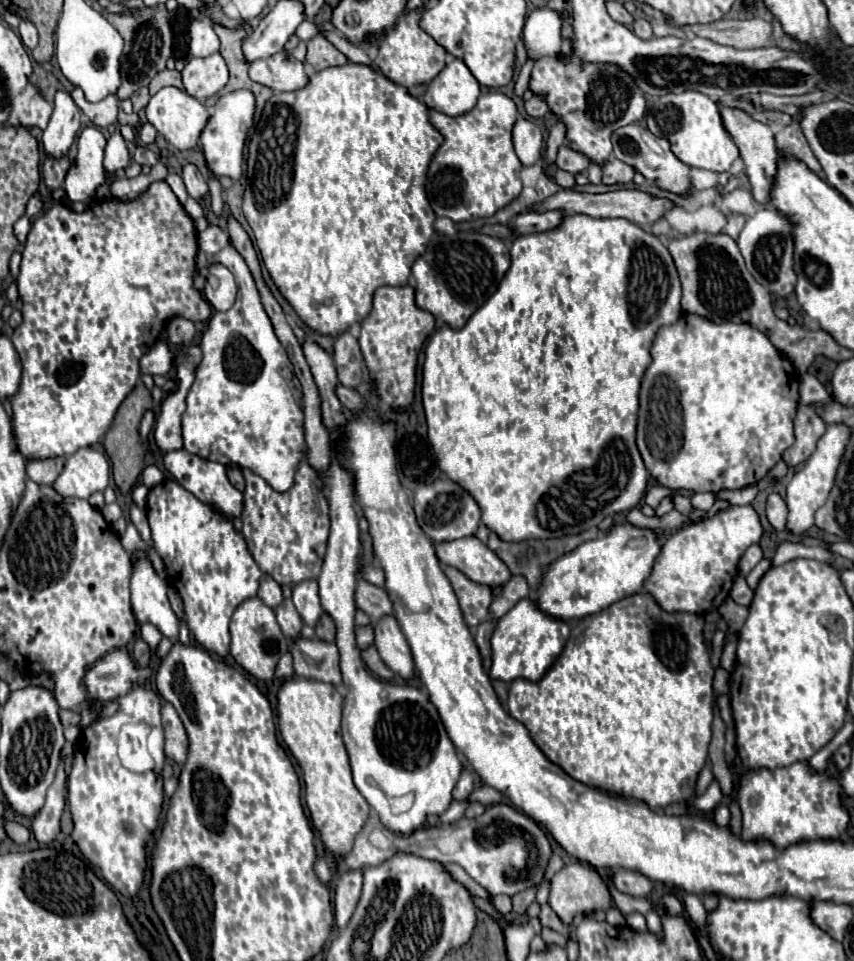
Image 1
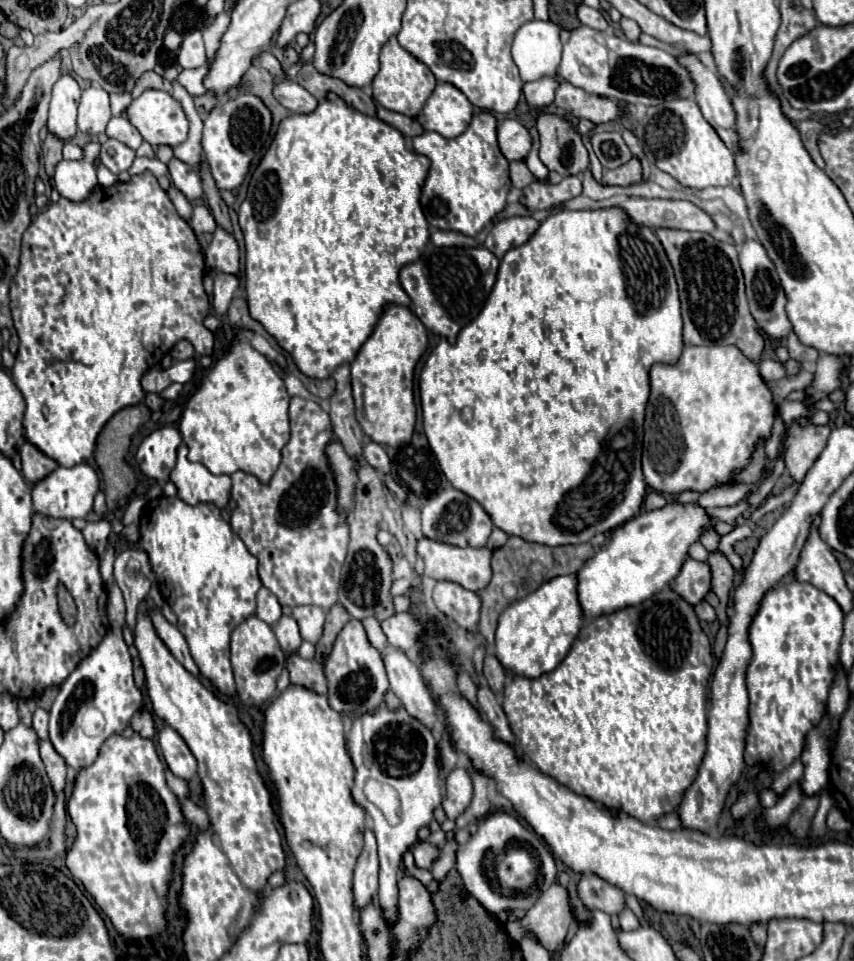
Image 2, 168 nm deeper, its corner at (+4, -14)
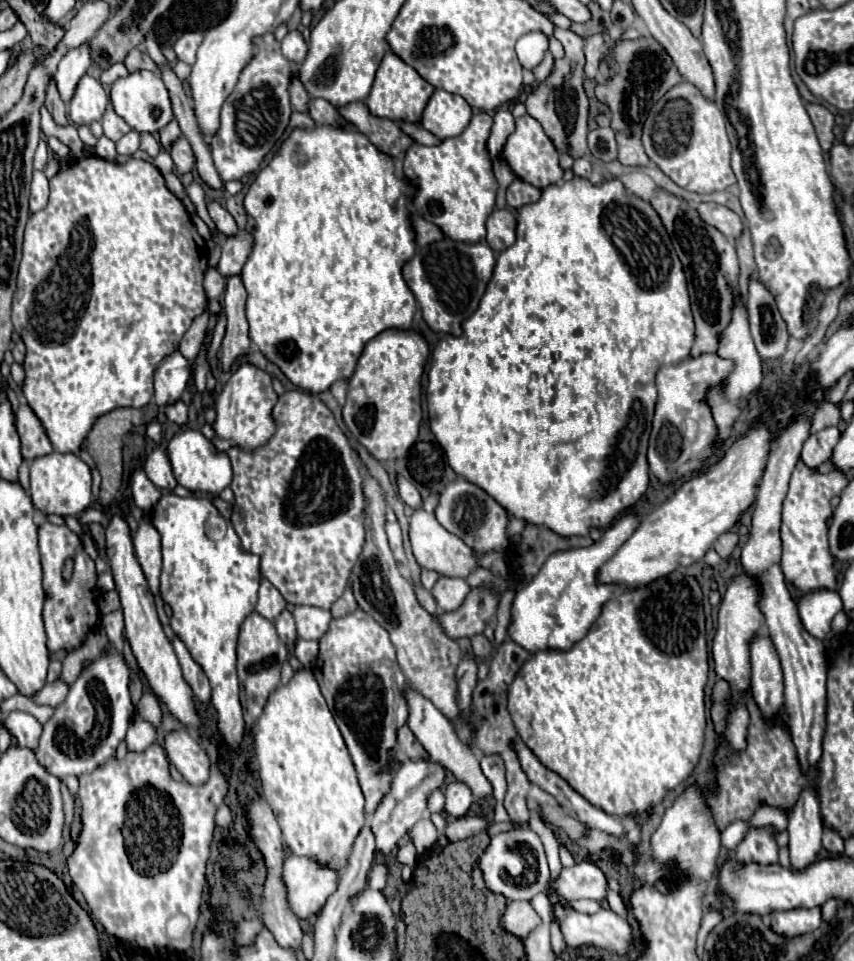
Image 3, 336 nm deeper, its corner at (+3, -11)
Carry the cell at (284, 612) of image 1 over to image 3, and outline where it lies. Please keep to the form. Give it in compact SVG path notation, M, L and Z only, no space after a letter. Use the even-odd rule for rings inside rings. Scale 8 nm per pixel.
M283 610L277 620L275 620L275 628L277 634L281 638L281 642L285 642L287 646L293 646L297 642L297 630L295 630L295 620L293 614L289 610Z

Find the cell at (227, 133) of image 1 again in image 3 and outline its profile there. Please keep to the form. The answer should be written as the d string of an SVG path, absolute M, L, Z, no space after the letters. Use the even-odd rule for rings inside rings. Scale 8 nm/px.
M273 32L253 38L255 54L243 68L239 82L227 102L221 108L221 128L211 138L213 160L223 182L239 180L245 174L257 172L265 154L279 142L291 118L289 84L293 78L293 66L281 54L281 44Z

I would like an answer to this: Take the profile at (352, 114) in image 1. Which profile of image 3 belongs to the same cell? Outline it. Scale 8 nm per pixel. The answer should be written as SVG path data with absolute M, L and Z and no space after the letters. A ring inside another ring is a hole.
M351 124L347 128L317 126L313 130L293 130L291 136L281 146L281 150L269 162L269 166L265 166L257 174L255 182L249 186L249 192L245 196L245 210L253 218L255 246L241 270L241 278L247 288L245 316L247 316L247 324L249 324L249 338L261 350L261 354L285 374L285 378L291 384L295 384L303 390L309 390L313 394L321 394L321 392L329 390L333 382L349 380L353 376L359 354L371 338L375 338L377 334L381 334L389 328L399 328L399 330L411 328L411 320L417 310L417 302L415 302L413 292L409 290L409 286L403 280L401 268L411 260L411 256L415 252L415 234L413 234L409 210L407 210L407 200L411 198L413 190L415 188L405 178L401 178L401 180L395 178L393 160L387 154L379 152Z

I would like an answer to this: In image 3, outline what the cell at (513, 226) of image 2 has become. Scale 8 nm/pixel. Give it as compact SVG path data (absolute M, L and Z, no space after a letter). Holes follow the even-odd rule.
M503 208L503 210L493 210L491 216L485 222L487 228L487 244L495 250L501 252L509 248L515 240L515 216Z

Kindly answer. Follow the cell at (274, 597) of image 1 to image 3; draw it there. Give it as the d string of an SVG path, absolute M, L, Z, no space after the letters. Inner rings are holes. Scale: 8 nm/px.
M261 580L261 588L259 588L259 600L255 606L255 612L259 612L261 616L265 616L267 620L275 620L283 608L285 608L285 598L281 596L281 592L269 582L269 580Z

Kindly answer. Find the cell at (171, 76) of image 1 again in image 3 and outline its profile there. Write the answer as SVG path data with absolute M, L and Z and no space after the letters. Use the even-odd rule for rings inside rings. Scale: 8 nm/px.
M137 48L129 50L129 54L125 56L123 64L127 66L127 70L129 70L129 72L137 72L137 70L151 70L151 72L159 72L159 70L157 70L157 64L155 64L147 54L139 52Z

